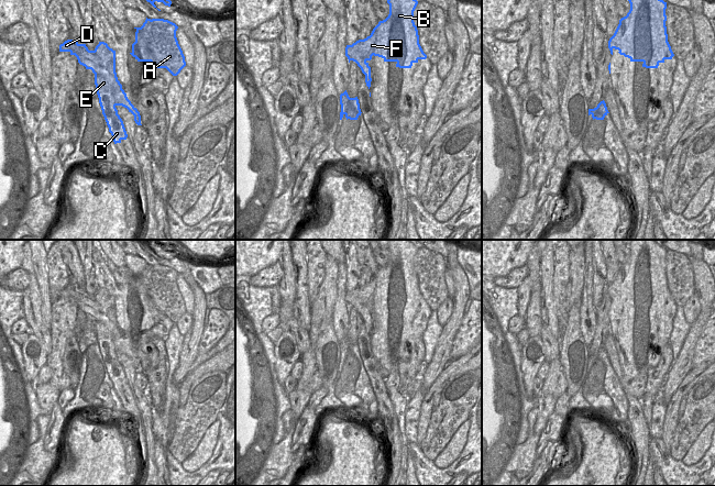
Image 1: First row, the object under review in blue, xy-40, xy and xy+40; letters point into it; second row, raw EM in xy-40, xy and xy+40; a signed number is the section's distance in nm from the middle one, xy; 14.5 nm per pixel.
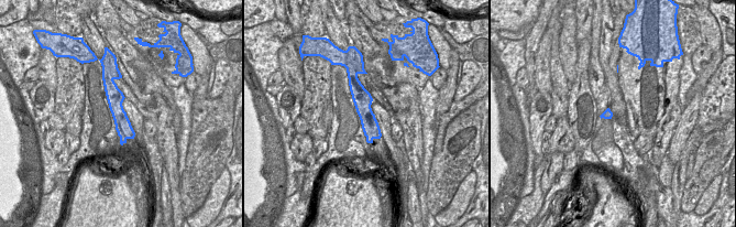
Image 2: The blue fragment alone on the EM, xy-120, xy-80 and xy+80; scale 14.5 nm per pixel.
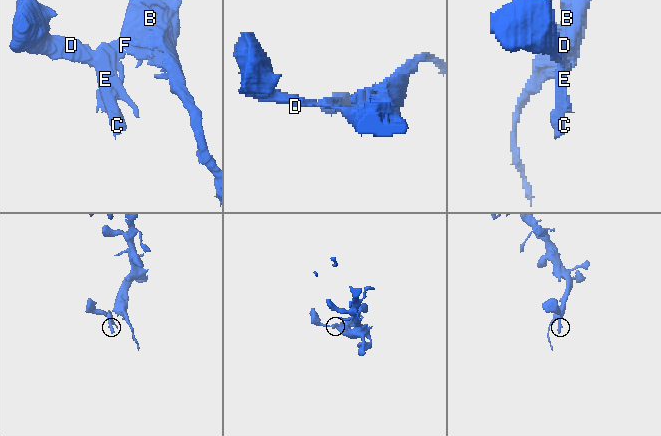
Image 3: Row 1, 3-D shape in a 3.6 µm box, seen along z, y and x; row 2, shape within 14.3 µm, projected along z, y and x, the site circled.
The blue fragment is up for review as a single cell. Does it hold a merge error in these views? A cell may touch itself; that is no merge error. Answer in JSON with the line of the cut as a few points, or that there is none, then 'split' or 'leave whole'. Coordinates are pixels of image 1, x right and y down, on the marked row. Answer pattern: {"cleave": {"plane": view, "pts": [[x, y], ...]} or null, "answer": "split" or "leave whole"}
{"cleave": {"plane": "xy", "pts": [[359, 40], [359, 54], [365, 61]]}, "answer": "split"}

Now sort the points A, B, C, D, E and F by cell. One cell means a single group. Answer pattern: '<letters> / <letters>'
A B F / C D E

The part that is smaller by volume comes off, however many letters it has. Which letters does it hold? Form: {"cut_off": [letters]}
{"cut_off": ["C", "D", "E"]}

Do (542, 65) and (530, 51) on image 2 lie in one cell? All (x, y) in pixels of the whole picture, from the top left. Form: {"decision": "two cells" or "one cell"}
{"decision": "two cells"}

